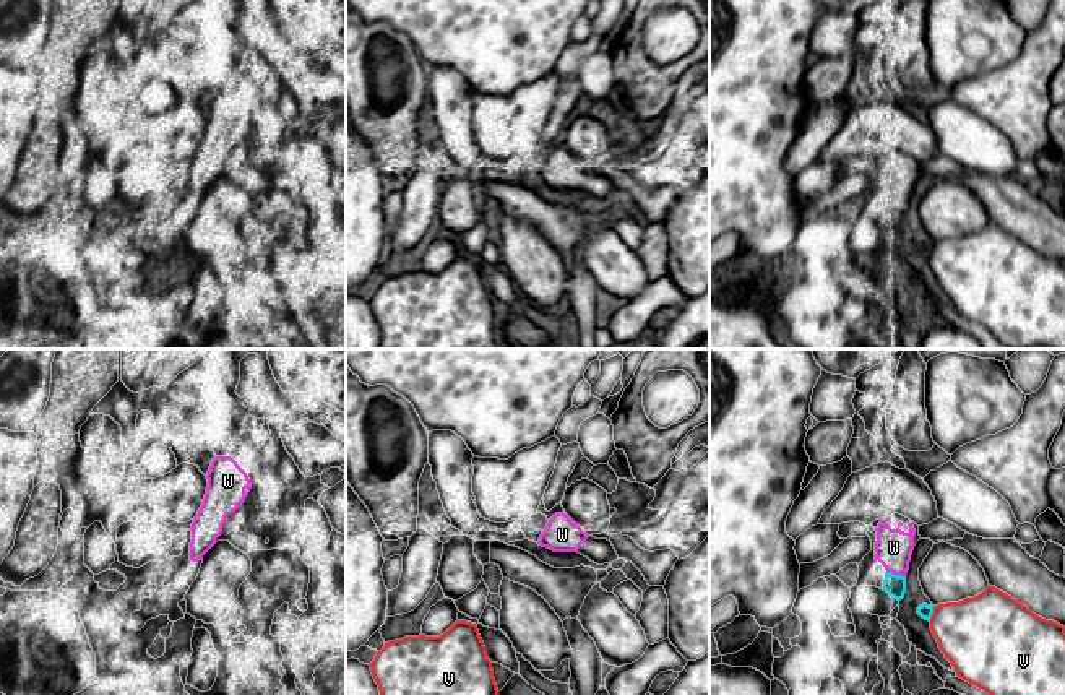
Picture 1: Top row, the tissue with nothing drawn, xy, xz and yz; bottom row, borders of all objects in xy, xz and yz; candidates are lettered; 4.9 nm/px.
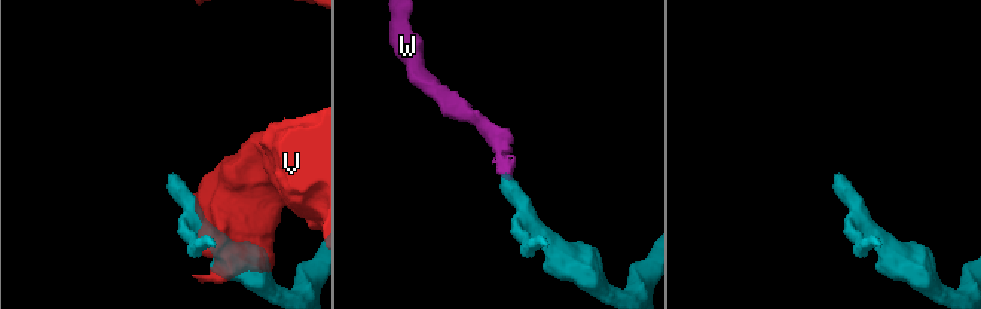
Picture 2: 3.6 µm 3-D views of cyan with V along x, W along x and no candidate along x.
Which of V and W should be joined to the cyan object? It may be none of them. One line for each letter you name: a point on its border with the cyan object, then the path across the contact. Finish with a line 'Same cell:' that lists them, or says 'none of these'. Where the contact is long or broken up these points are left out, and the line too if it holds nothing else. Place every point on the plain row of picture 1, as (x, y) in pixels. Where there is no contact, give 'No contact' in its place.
W: Touches cyan at yz (896, 211)
Same cell: W

